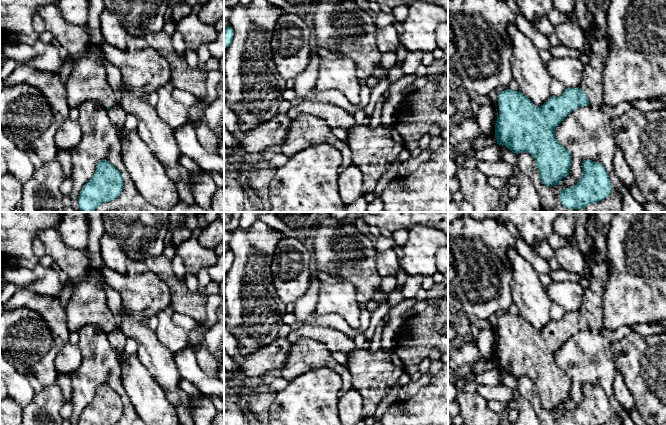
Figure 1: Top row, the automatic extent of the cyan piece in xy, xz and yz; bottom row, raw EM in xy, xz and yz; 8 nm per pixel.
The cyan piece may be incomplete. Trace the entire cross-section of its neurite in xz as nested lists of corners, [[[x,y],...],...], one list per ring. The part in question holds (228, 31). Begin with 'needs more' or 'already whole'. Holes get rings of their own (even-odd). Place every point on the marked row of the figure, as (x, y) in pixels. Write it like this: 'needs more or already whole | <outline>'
already whole | [[[228,26],[224,29],[224,47],[227,48],[230,43],[232,42],[234,36],[234,31],[233,29]]]

